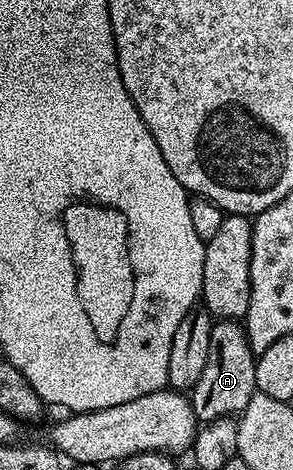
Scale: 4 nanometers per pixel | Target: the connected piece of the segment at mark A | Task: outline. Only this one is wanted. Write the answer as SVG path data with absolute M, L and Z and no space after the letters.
M217 321L211 331L210 350L203 375L191 390L193 410L198 422L208 423L224 417L236 418L251 402L253 393L257 392L255 367L257 357L245 334L241 321Z

